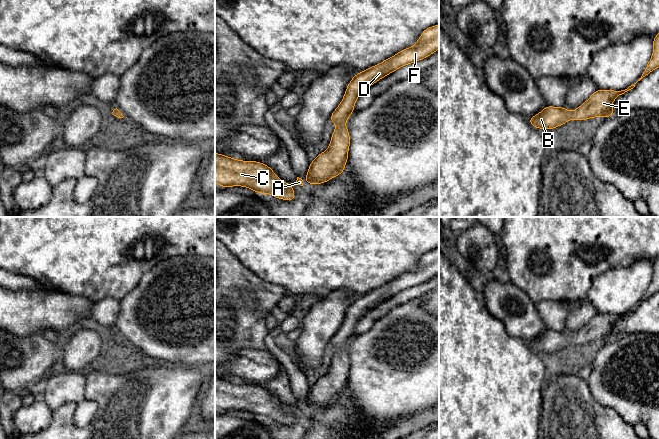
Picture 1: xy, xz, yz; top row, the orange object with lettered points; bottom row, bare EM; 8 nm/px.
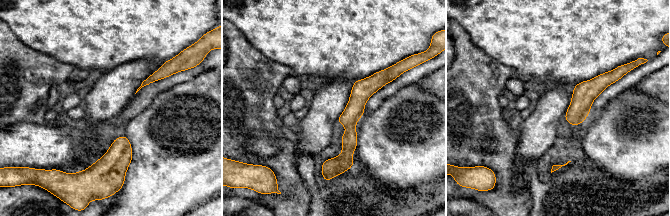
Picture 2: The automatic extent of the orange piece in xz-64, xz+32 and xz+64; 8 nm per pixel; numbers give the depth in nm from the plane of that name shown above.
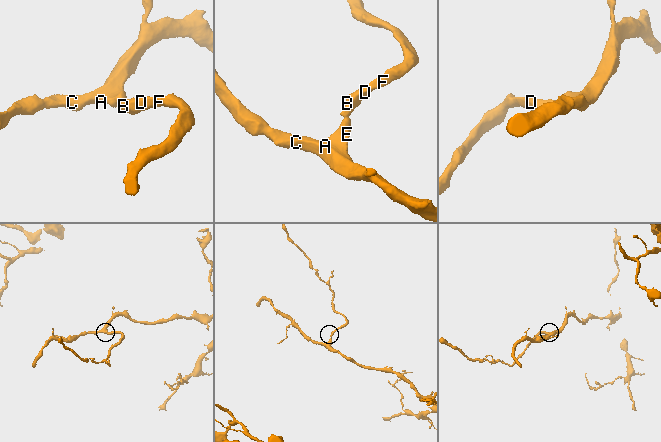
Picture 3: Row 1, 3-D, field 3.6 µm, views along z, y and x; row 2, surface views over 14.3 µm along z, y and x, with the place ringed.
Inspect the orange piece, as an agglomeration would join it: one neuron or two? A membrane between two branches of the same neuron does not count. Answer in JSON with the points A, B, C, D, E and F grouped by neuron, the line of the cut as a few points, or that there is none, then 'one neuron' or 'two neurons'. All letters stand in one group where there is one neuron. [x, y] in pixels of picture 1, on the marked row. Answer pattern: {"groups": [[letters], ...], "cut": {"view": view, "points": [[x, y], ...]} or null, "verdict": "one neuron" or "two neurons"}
{"groups": [["A", "B", "C", "D", "E", "F"]], "cut": null, "verdict": "one neuron"}

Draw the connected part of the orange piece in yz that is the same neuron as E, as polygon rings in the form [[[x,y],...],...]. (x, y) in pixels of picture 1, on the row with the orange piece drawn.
[[[635,84],[621,91],[597,89],[587,101],[572,112],[565,107],[546,106],[528,121],[536,129],[551,130],[567,123],[571,118],[574,120],[587,120],[594,117],[608,118],[615,114],[612,109],[613,101],[634,87]]]

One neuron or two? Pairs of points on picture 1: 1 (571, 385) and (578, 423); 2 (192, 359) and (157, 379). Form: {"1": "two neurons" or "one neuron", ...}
{"1": "one neuron", "2": "two neurons"}

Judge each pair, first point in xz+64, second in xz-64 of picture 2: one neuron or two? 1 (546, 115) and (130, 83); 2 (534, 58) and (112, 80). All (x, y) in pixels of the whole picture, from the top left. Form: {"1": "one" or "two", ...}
{"1": "one", "2": "two"}

